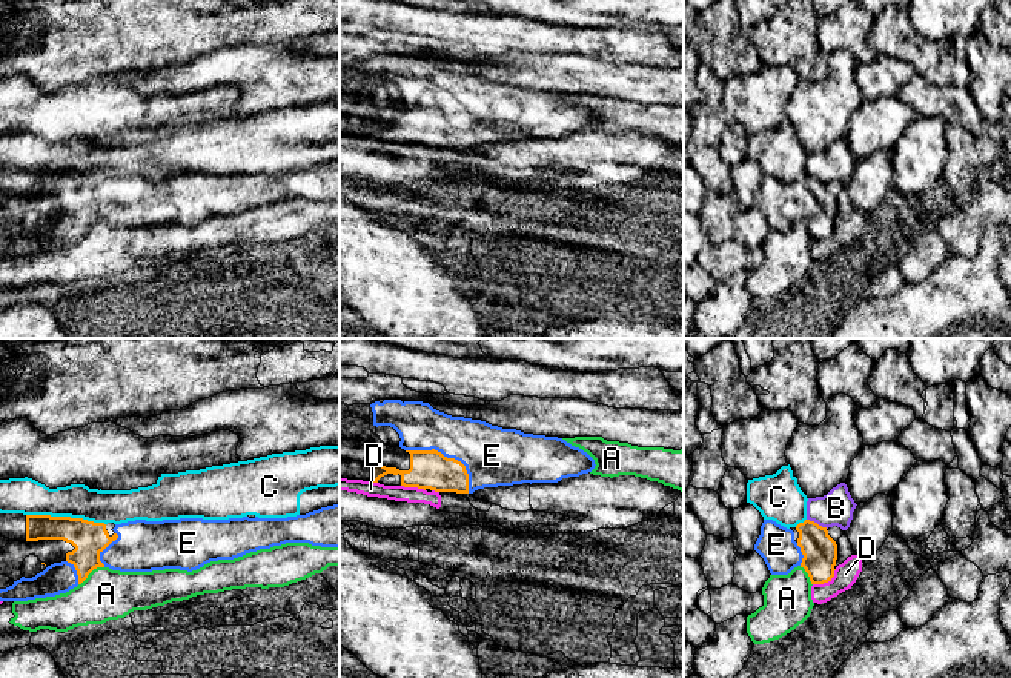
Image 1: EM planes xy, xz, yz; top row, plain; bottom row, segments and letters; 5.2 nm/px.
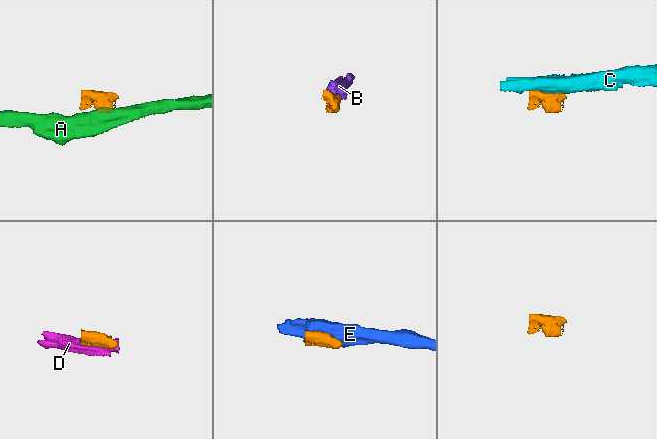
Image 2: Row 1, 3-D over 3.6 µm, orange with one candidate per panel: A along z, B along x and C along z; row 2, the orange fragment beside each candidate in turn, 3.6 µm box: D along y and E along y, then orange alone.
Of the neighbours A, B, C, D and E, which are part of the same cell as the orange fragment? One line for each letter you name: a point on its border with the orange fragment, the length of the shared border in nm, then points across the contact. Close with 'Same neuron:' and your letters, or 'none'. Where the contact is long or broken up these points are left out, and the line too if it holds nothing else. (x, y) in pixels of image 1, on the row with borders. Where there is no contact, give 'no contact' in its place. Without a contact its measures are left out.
E: meets orange in xz at (449, 458); contact 400 nm long
Same neuron: E

